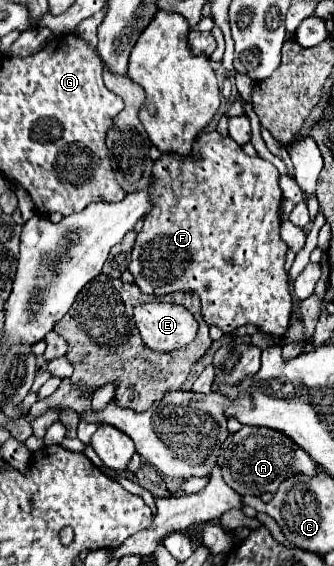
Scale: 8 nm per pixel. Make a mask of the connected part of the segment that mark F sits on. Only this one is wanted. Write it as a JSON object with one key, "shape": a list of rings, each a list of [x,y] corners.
{"shape":[[[202,132],[188,156],[180,154],[162,154],[160,160],[154,162],[154,210],[144,218],[142,232],[136,236],[136,244],[132,250],[132,262],[128,270],[134,274],[134,282],[140,286],[144,294],[150,296],[164,296],[168,292],[184,290],[184,292],[196,292],[202,300],[202,318],[208,326],[218,326],[224,334],[236,330],[238,326],[244,324],[254,324],[260,332],[274,340],[282,340],[286,334],[286,328],[290,324],[290,312],[292,312],[292,294],[290,294],[290,284],[288,284],[288,272],[284,270],[286,262],[286,252],[288,244],[280,238],[280,224],[282,224],[282,190],[280,190],[280,172],[272,162],[262,160],[260,156],[248,156],[240,144],[234,144],[230,136],[222,136],[220,132]]]}

